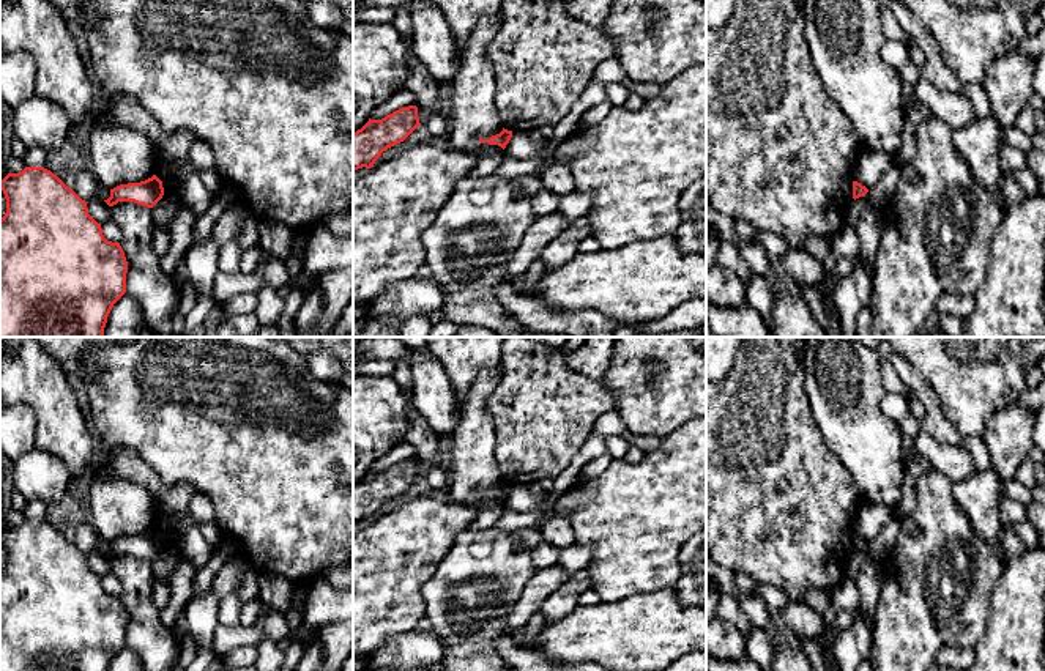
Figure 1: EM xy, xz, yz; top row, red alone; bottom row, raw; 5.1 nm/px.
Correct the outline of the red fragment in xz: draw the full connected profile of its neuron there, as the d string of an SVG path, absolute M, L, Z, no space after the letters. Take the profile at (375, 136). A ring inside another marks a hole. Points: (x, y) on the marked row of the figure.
M402 107L381 120L370 120L353 132L353 172L370 169L388 148L403 142L418 126L418 107Z

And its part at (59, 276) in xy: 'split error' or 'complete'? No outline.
complete

